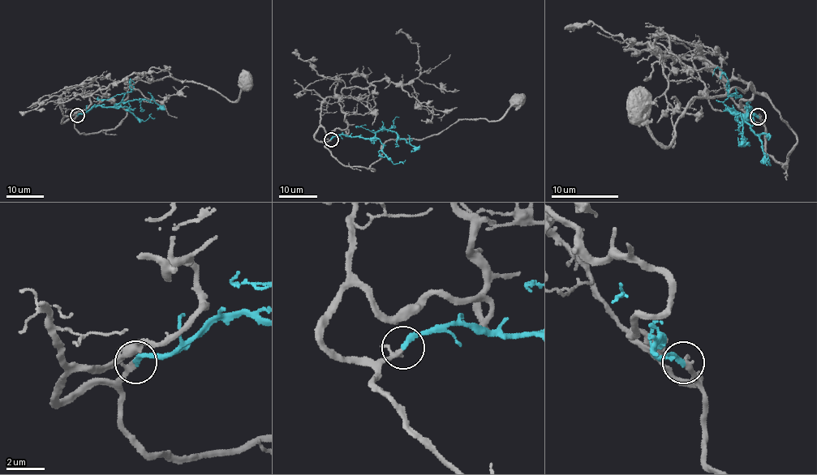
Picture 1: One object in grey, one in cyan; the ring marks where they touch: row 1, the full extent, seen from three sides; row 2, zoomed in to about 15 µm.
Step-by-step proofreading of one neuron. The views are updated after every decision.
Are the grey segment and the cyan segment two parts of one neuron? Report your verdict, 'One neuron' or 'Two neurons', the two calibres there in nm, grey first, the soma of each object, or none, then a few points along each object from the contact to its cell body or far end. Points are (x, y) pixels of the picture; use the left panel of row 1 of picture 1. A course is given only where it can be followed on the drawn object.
One neuron. Thickness 190 nm (grey) against 240 nm. Soma of grey: (245, 82). Soma of cyan: none. Course of grey: (78, 114), (79, 131), (110, 130), (126, 114), (126, 89), (139, 80), (174, 78), (234, 100), (247, 82). Course of cyan: (78, 114), (99, 105), (116, 107), (135, 100), (152, 100), (165, 109)

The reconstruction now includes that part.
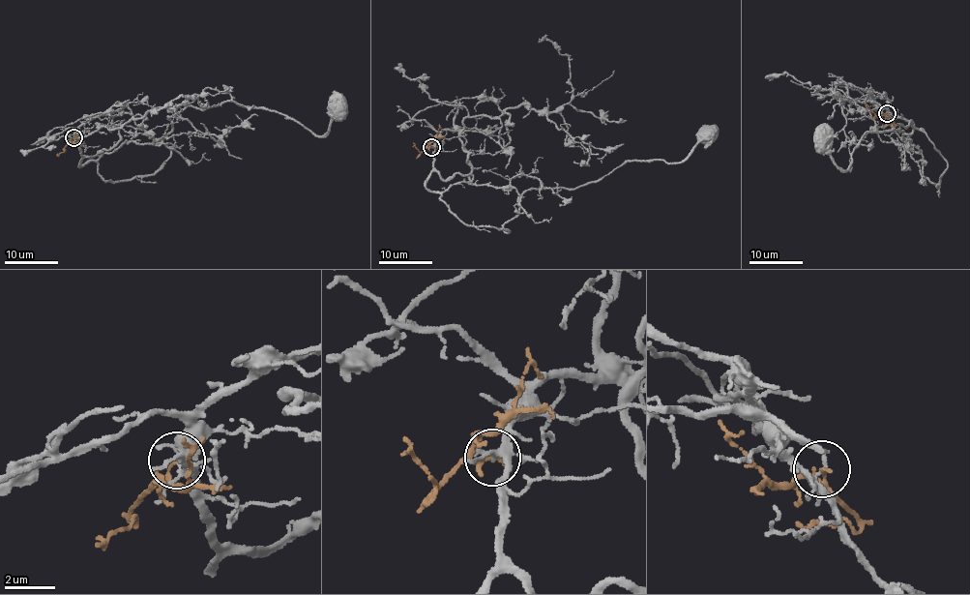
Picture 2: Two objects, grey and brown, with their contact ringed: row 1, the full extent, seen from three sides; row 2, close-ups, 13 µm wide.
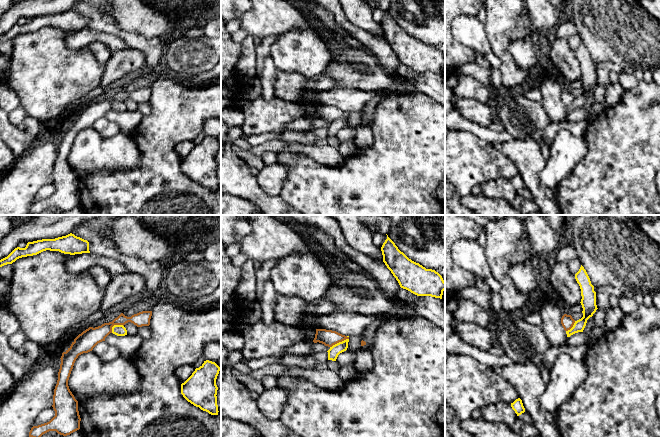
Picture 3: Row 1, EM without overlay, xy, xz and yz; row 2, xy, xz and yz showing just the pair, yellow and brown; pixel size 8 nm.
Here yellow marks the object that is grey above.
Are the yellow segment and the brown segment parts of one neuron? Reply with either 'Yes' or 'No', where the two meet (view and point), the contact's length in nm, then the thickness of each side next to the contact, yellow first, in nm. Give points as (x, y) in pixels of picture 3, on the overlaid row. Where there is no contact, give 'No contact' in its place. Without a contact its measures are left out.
No. Touches yellow at xz (339, 342). Shared border 180 nm. Thickness 90 nm (yellow) against 130 nm

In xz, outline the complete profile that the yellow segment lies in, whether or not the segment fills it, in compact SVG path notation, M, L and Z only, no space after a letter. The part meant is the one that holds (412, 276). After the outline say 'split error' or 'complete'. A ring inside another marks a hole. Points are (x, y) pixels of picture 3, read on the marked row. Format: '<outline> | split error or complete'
M388 237L381 247L383 262L398 281L401 288L417 296L442 299L445 281L432 269L426 269L409 259Z | complete

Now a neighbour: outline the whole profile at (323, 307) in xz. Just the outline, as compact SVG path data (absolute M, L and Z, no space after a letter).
M321 300L317 303L308 304L305 312L312 317L327 315L337 312L337 307L329 301Z

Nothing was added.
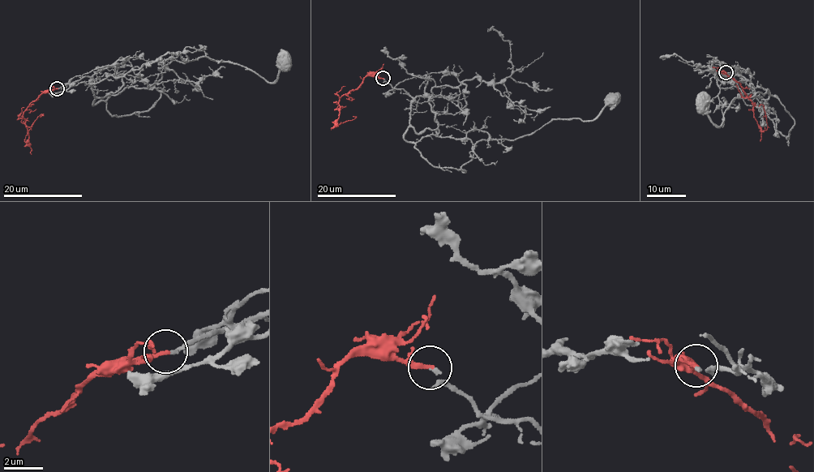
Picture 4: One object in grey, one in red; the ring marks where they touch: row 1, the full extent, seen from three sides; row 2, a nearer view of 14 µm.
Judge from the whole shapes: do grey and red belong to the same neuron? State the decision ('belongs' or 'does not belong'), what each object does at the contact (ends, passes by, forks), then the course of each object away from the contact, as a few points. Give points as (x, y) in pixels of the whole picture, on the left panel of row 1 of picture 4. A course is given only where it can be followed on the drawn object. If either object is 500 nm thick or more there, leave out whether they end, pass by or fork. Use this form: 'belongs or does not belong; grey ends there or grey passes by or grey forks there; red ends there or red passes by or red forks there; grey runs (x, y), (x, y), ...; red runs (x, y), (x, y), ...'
belongs; grey ends there; red ends there; grey runs (57, 88), (87, 76), (94, 105), (118, 116), (158, 99), (173, 61), (210, 57), (272, 82), (285, 62); red runs (57, 88), (44, 92), (23, 112), (29, 141), (27, 143), (25, 137), (40, 117)

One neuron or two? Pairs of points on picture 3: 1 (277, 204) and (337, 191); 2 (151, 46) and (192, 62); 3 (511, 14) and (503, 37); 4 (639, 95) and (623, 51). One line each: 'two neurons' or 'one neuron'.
1: two neurons
2: two neurons
3: one neuron
4: two neurons

